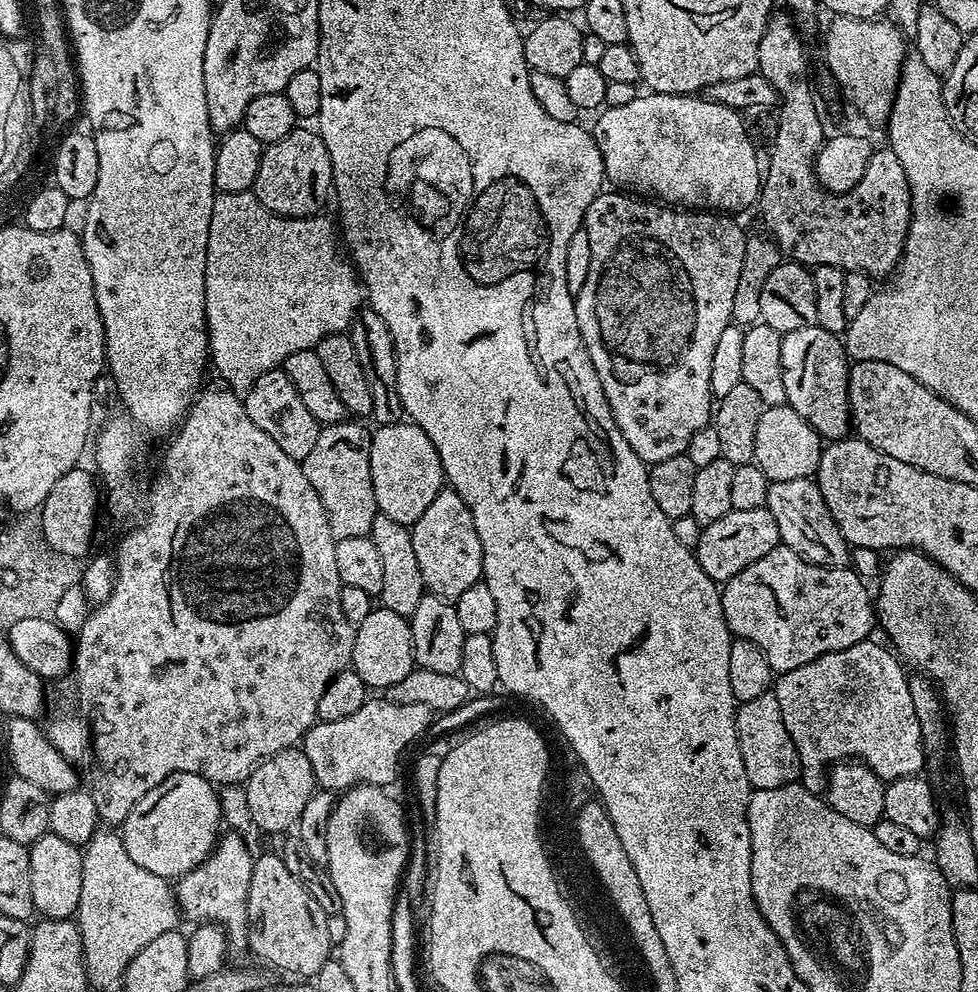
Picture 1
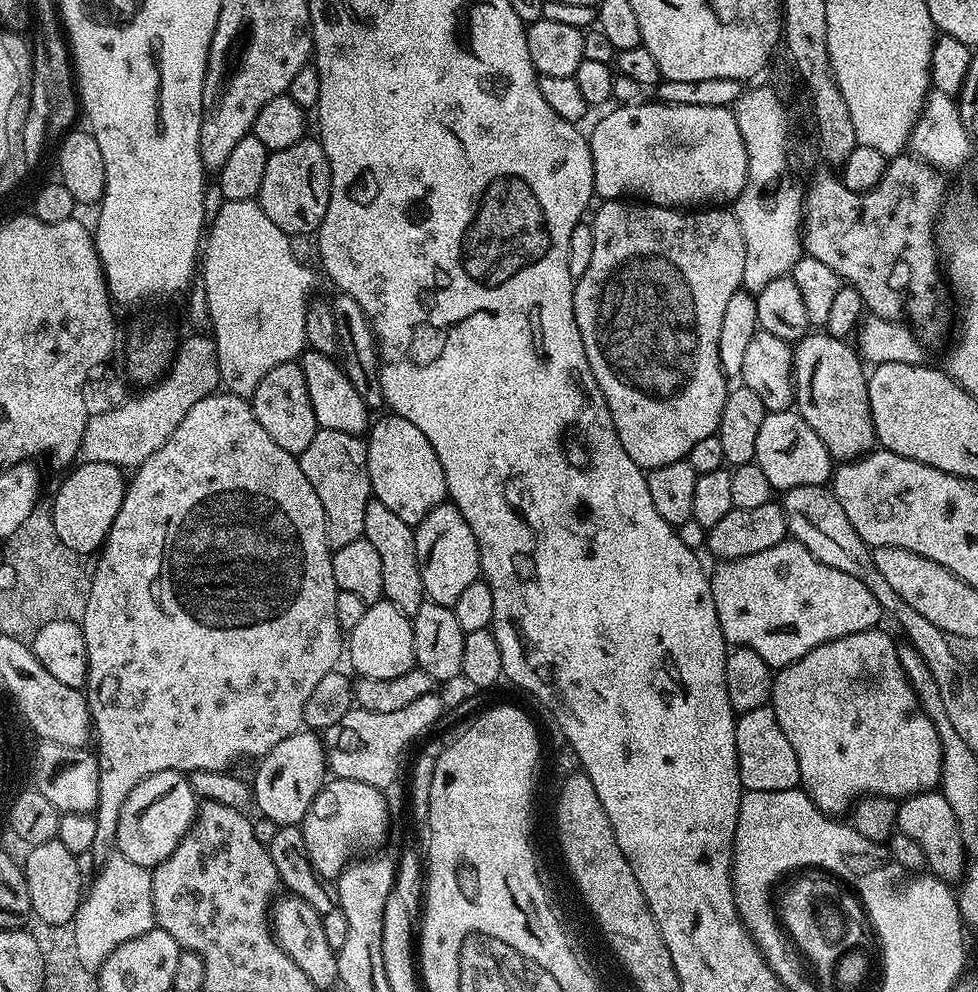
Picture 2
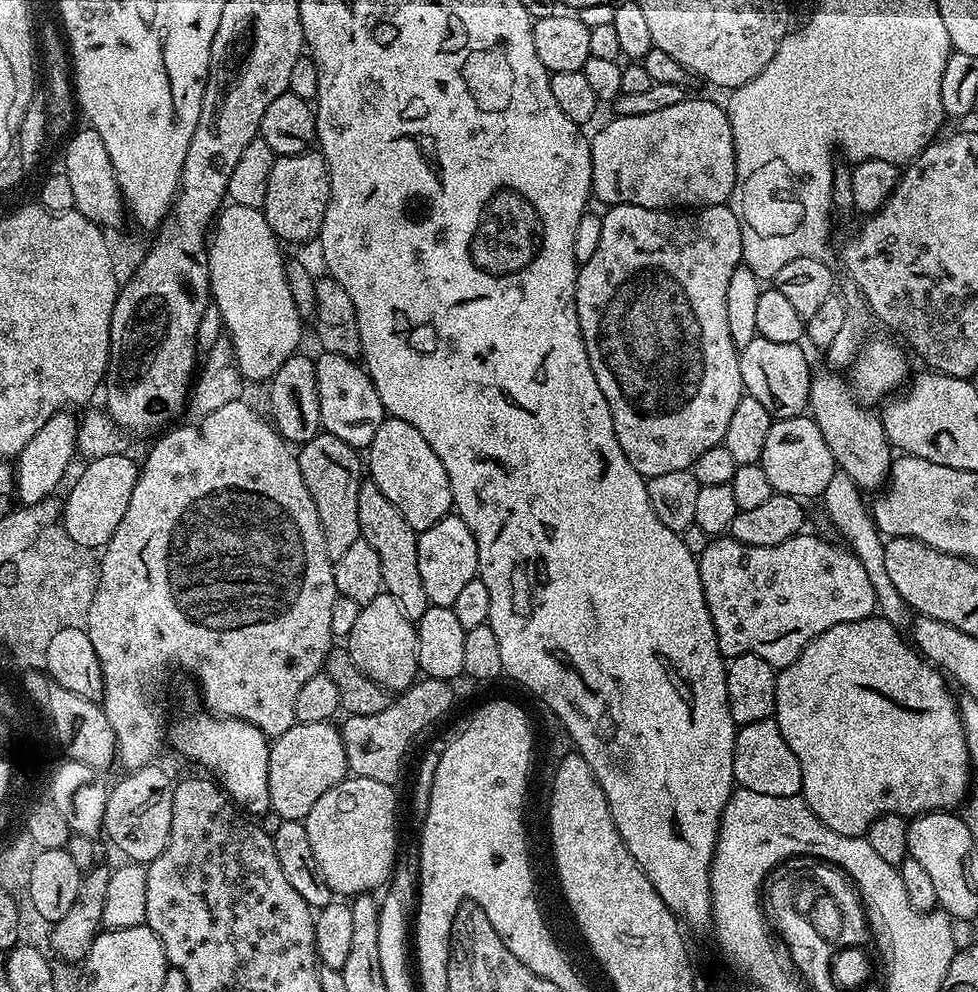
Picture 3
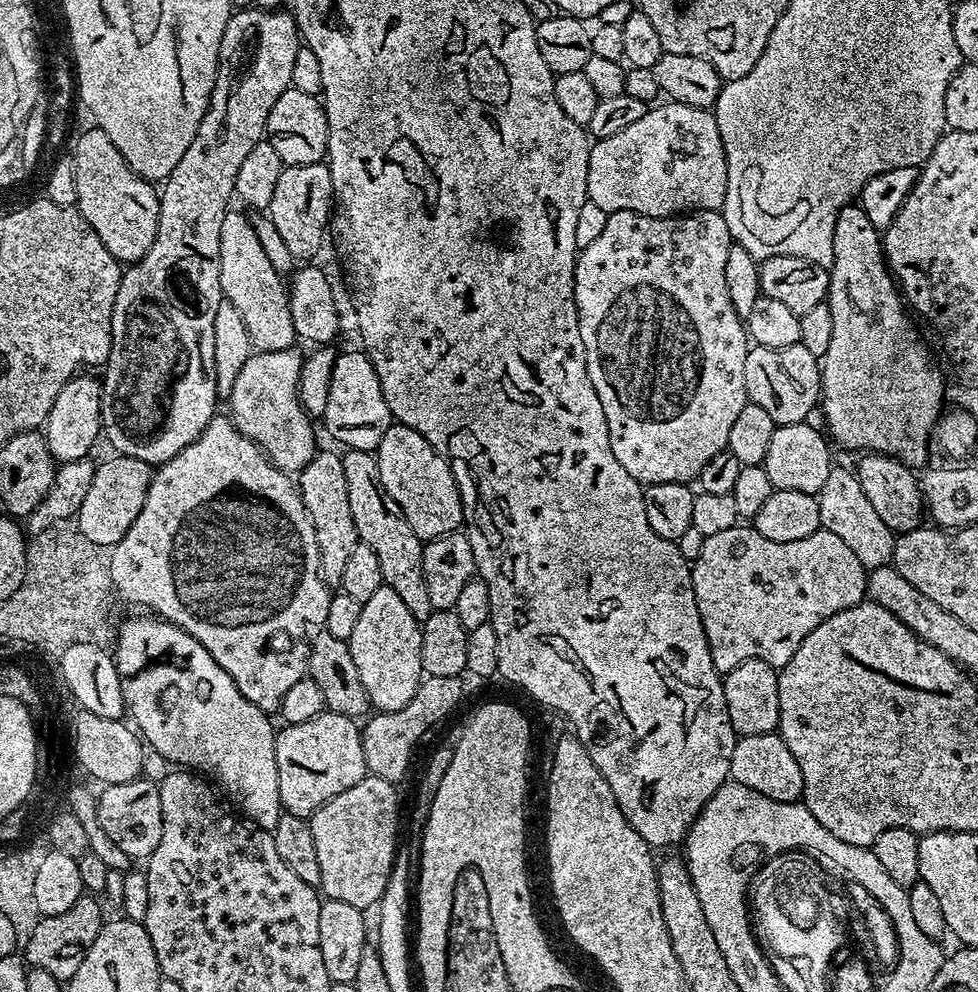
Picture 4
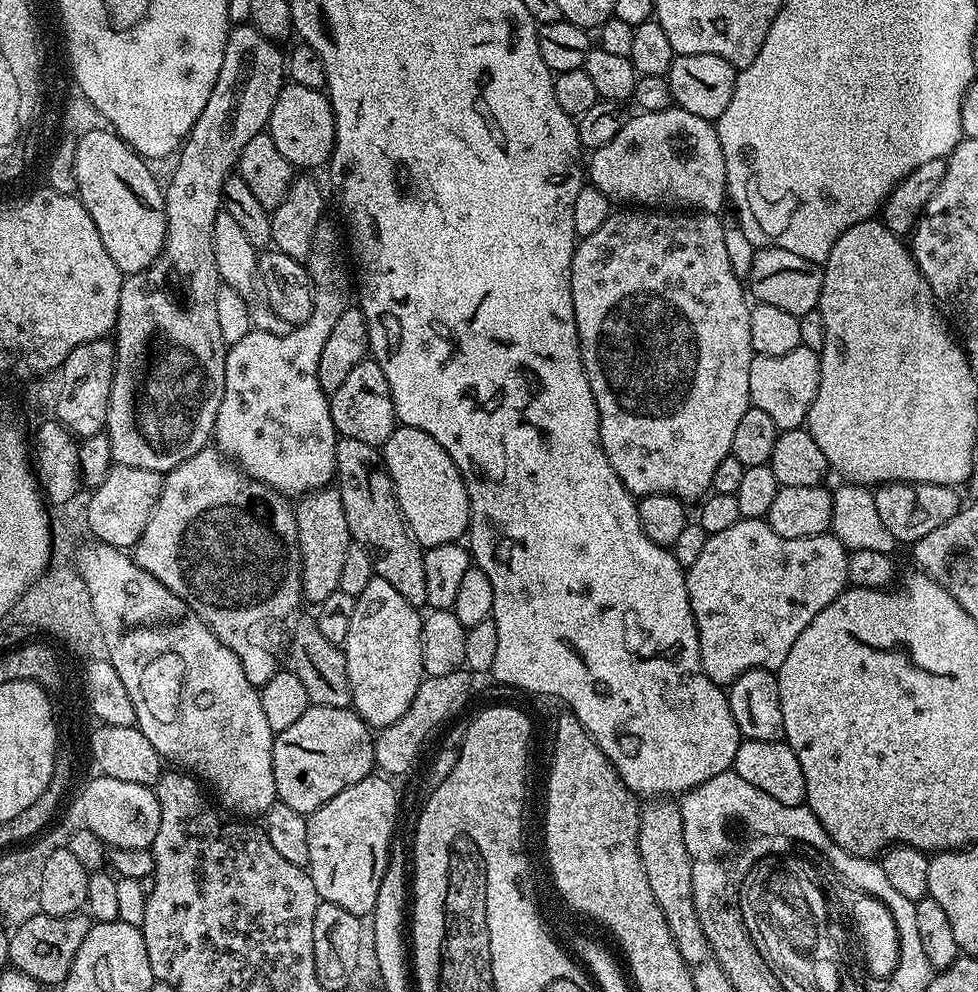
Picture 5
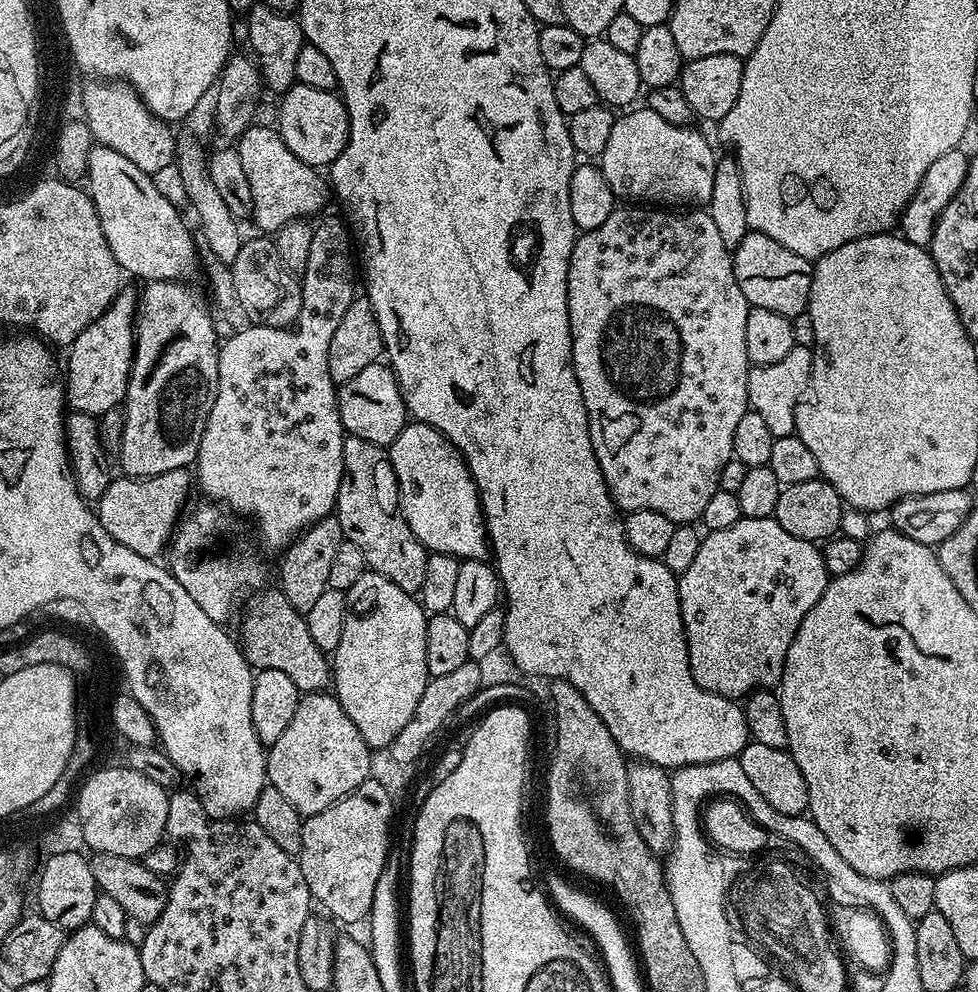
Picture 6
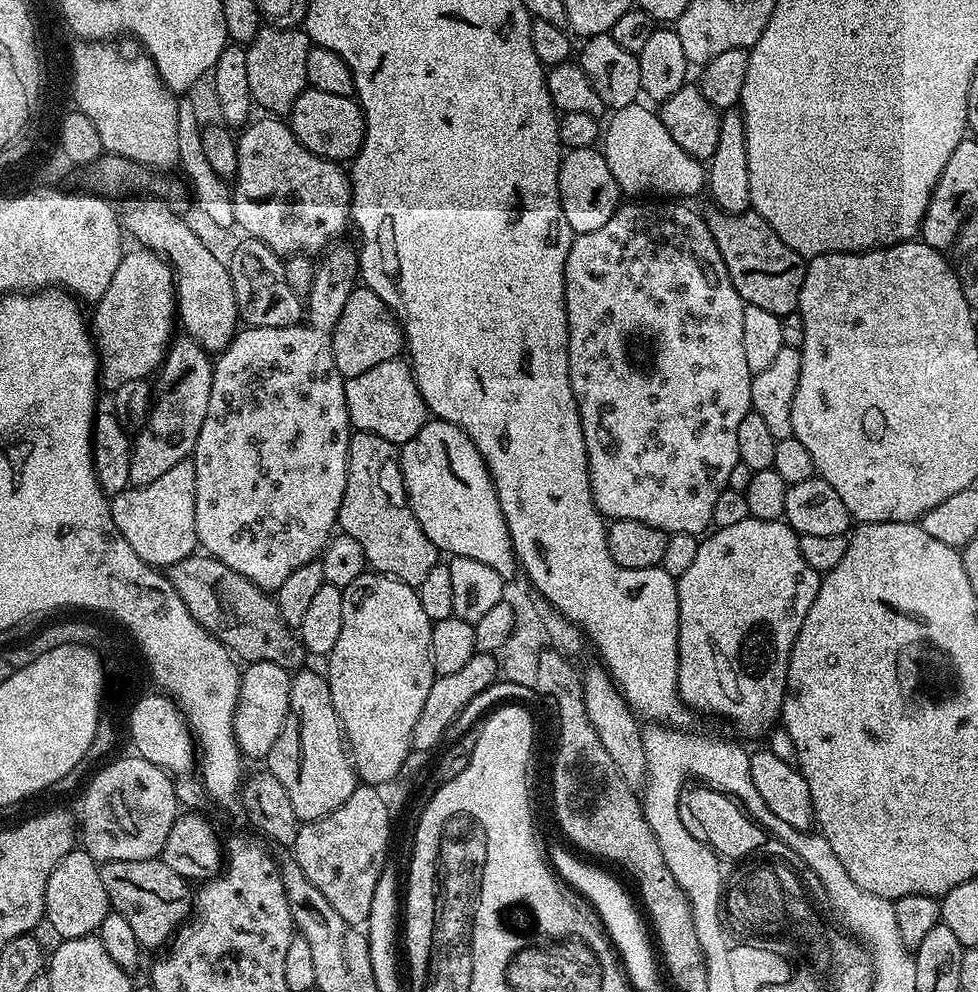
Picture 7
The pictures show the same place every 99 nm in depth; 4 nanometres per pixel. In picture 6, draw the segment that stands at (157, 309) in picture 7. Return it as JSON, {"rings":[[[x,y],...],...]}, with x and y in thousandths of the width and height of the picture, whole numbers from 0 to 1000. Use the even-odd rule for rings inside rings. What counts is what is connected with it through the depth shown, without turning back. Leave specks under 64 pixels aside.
{"rings":[[[128,289],[115,307],[76,341],[69,352],[70,371],[65,377],[66,404],[75,414],[101,419],[126,406],[135,375],[135,358],[139,355],[140,314],[140,291]]]}

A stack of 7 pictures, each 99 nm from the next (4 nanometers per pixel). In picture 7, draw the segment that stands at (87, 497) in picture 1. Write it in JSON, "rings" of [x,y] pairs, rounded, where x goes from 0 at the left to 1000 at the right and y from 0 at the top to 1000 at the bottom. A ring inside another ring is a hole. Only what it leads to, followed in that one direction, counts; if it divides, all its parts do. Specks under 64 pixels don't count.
{"rings":[[[193,462],[170,474],[166,482],[149,490],[132,490],[113,501],[117,530],[125,542],[137,553],[145,567],[155,572],[171,575],[186,563],[201,555],[200,542],[200,471]]]}

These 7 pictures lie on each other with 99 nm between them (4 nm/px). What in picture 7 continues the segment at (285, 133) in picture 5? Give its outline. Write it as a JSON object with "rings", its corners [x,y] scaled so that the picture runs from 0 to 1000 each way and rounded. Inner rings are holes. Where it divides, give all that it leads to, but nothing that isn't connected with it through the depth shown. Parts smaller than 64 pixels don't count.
{"rings":[[[314,88],[301,103],[297,128],[313,151],[334,161],[359,163],[368,154],[372,142],[372,112],[360,97],[333,95],[333,91]]]}

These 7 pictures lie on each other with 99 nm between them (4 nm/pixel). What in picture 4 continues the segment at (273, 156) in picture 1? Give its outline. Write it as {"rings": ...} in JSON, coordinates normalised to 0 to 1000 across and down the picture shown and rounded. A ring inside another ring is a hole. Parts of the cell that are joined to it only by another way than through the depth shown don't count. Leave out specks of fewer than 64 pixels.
{"rings":[[[334,164],[287,168],[284,183],[280,188],[280,200],[272,217],[280,224],[280,232],[292,244],[297,256],[305,264],[319,264],[324,260],[327,249],[333,246],[337,234],[337,223],[342,203],[339,201],[339,180]]]}

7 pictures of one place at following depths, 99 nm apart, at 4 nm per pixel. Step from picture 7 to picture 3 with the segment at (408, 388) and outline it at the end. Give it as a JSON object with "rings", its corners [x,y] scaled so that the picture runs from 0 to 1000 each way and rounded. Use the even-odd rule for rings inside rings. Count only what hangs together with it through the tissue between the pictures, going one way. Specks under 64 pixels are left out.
{"rings":[[[328,354],[322,360],[323,384],[325,385],[325,411],[330,434],[342,438],[342,442],[350,442],[359,452],[375,453],[382,446],[382,438],[387,438],[387,429],[395,422],[391,409],[391,401],[387,401],[387,393],[376,379],[371,366],[354,361],[350,357],[337,357]]]}

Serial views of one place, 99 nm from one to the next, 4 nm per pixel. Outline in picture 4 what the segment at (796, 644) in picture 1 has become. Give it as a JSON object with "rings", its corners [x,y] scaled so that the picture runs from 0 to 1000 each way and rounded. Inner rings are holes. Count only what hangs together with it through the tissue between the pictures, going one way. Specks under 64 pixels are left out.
{"rings":[[[754,530],[746,534],[737,534],[734,538],[720,541],[718,555],[714,557],[712,565],[707,566],[706,572],[710,603],[714,607],[714,619],[718,623],[718,631],[722,635],[726,663],[730,667],[733,677],[737,679],[743,679],[746,675],[751,675],[751,671],[755,671],[767,663],[775,663],[794,675],[802,673],[804,667],[808,667],[808,663],[812,663],[812,655],[816,655],[816,651],[820,651],[820,643],[824,643],[824,639],[828,639],[828,635],[832,635],[832,631],[845,627],[845,623],[849,623],[869,611],[880,608],[888,595],[888,577],[881,571],[881,567],[877,567],[873,554],[869,554],[869,550],[865,550],[865,546],[861,546],[861,542],[842,534],[828,538],[828,542],[816,542],[816,546],[787,546],[787,542],[779,542],[779,538],[775,538],[772,530]]]}

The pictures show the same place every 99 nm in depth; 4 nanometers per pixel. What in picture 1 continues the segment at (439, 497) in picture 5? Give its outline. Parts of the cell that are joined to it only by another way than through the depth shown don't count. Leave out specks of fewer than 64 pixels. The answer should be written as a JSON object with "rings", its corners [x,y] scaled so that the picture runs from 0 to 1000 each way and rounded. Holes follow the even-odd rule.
{"rings":[[[420,425],[391,427],[380,435],[378,478],[388,519],[398,520],[403,522],[403,526],[418,530],[431,522],[436,510],[444,506],[444,502],[456,488],[444,446],[440,446],[433,433]]]}

